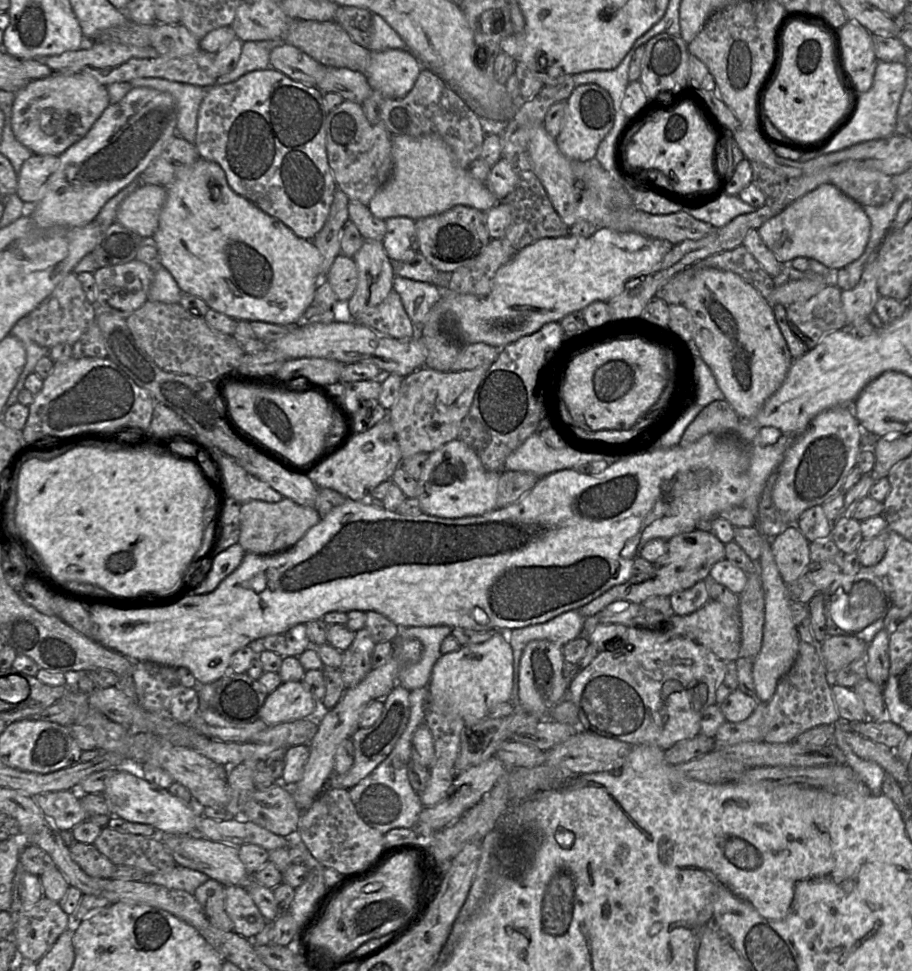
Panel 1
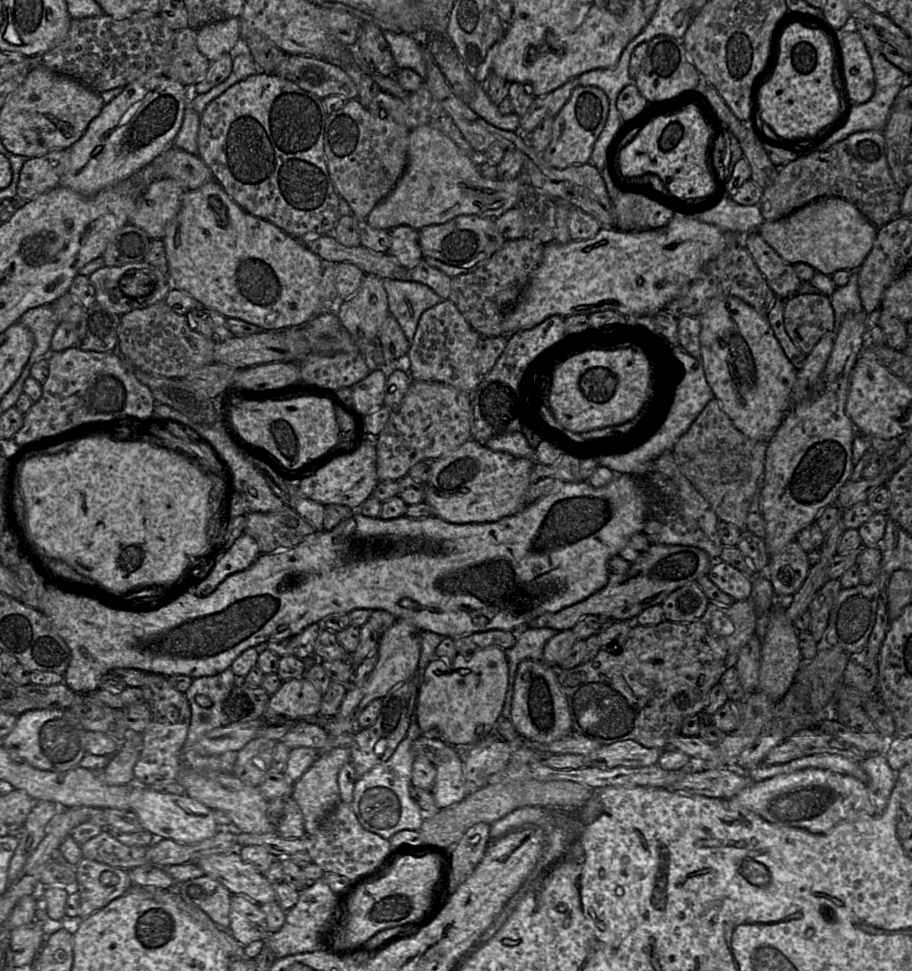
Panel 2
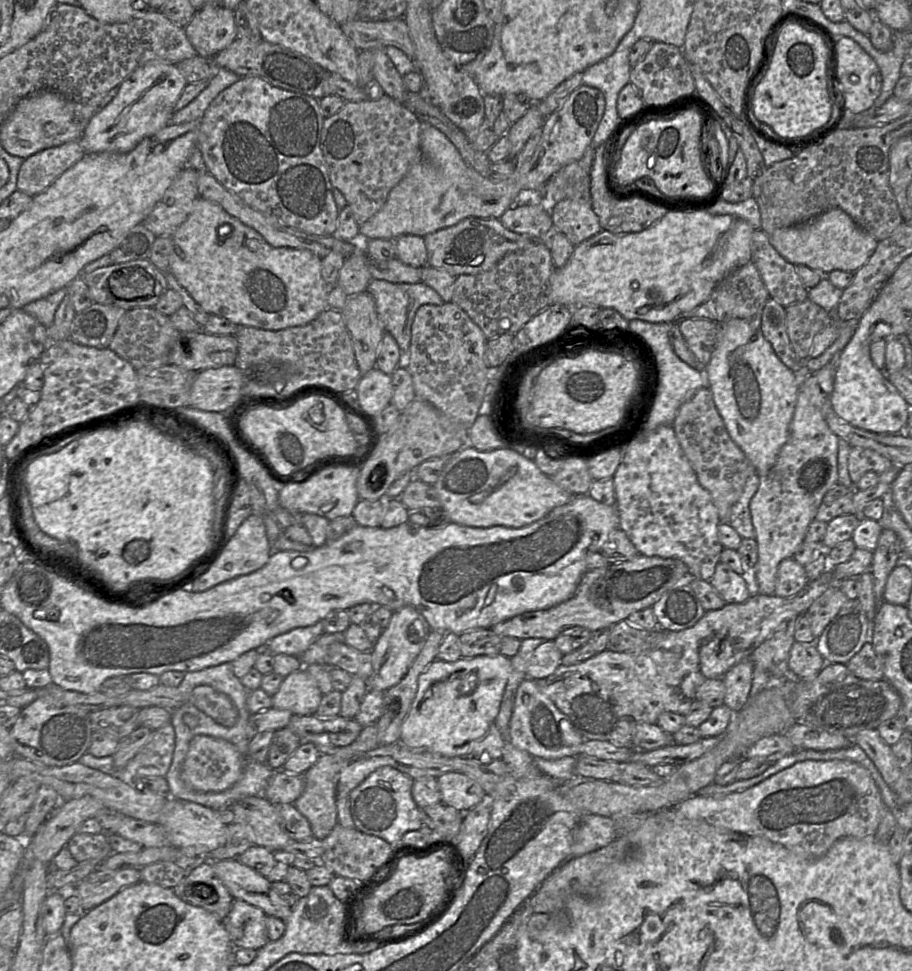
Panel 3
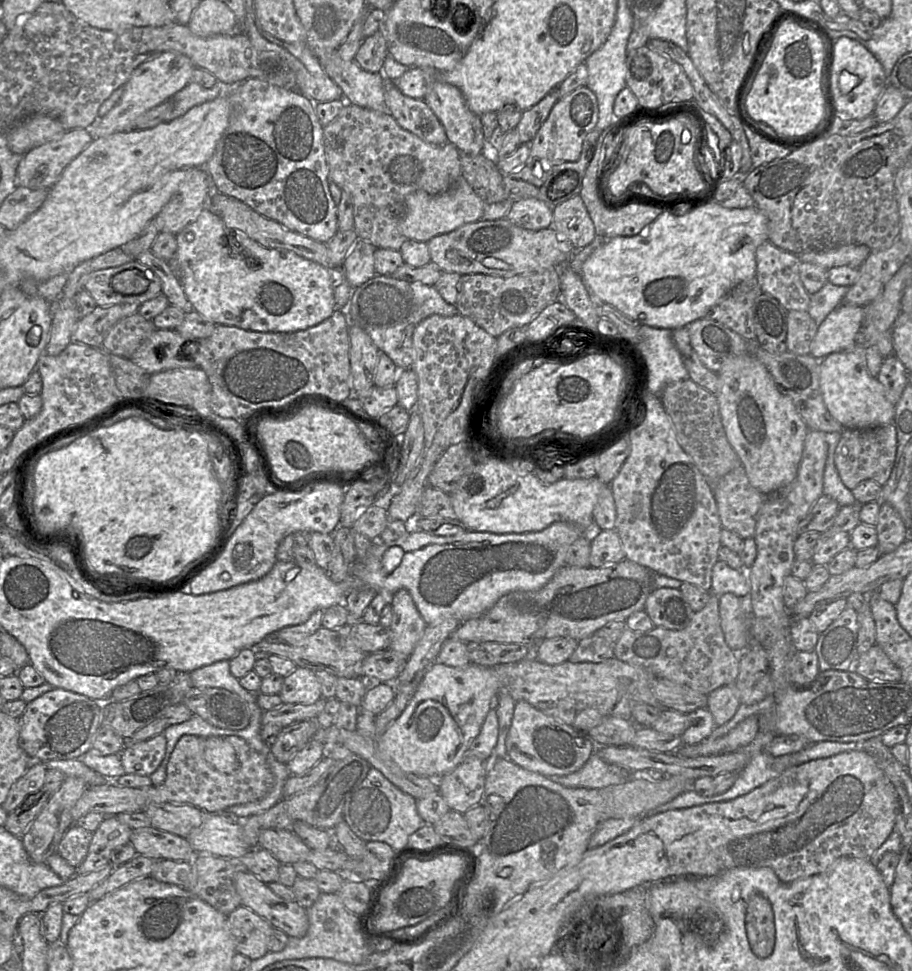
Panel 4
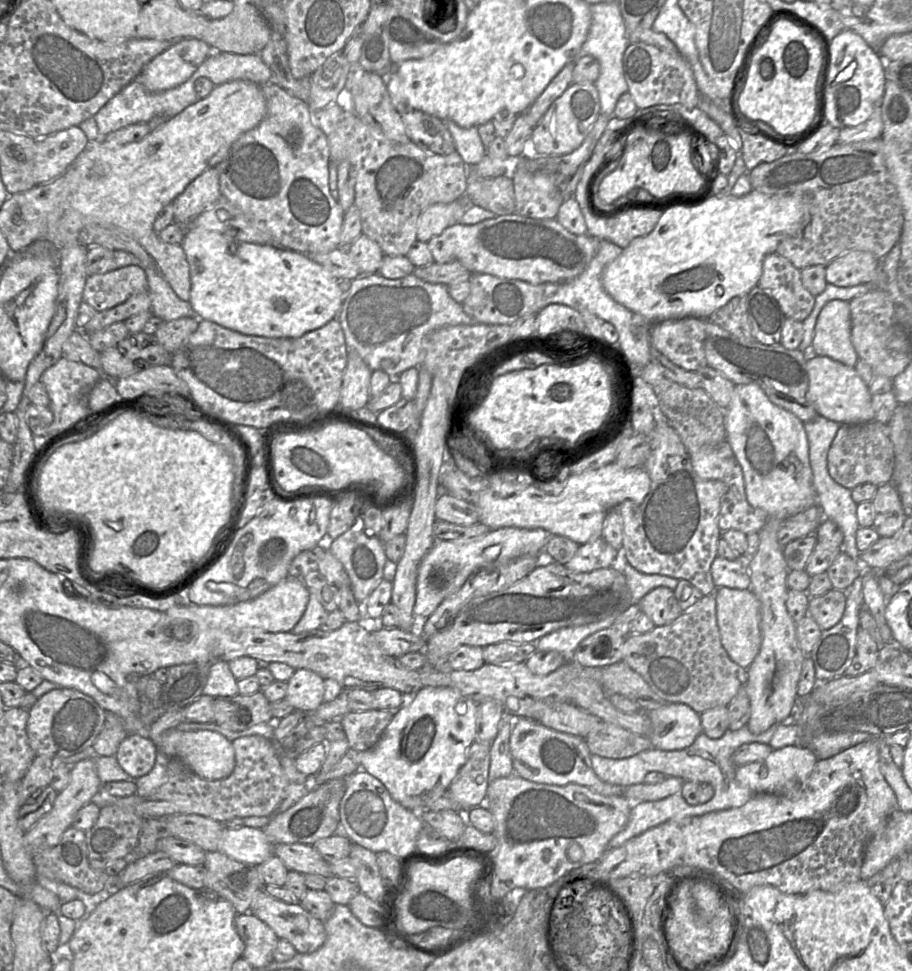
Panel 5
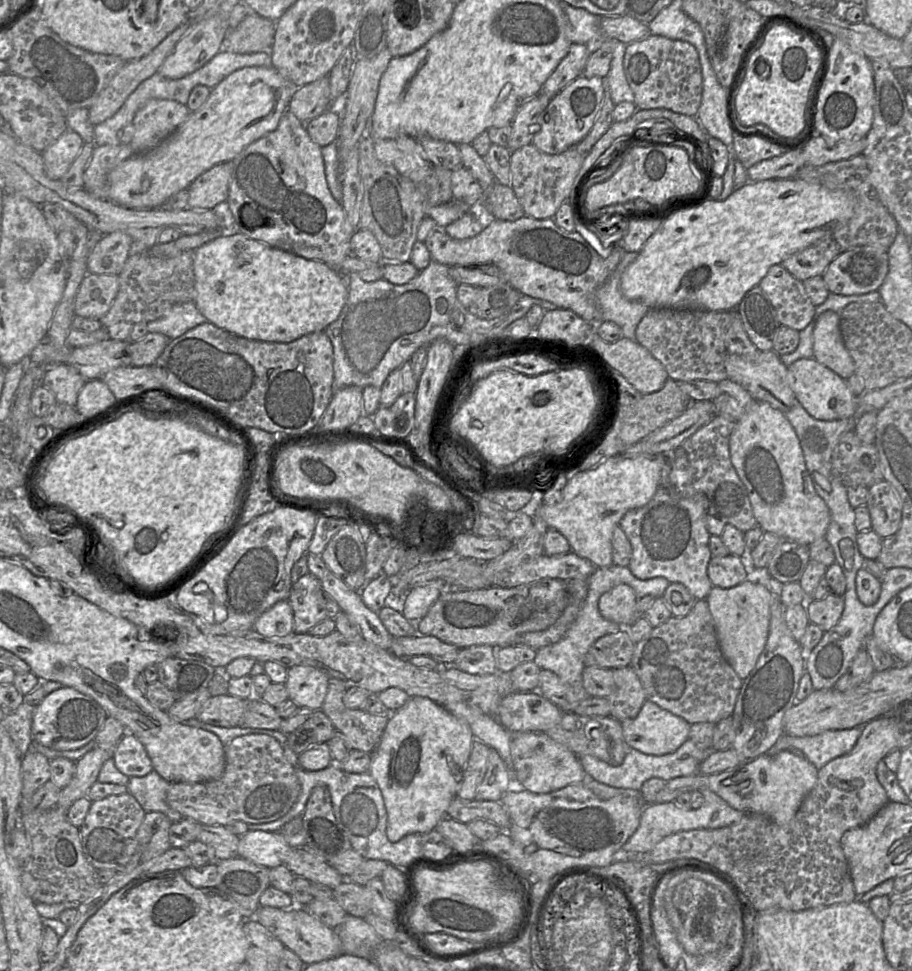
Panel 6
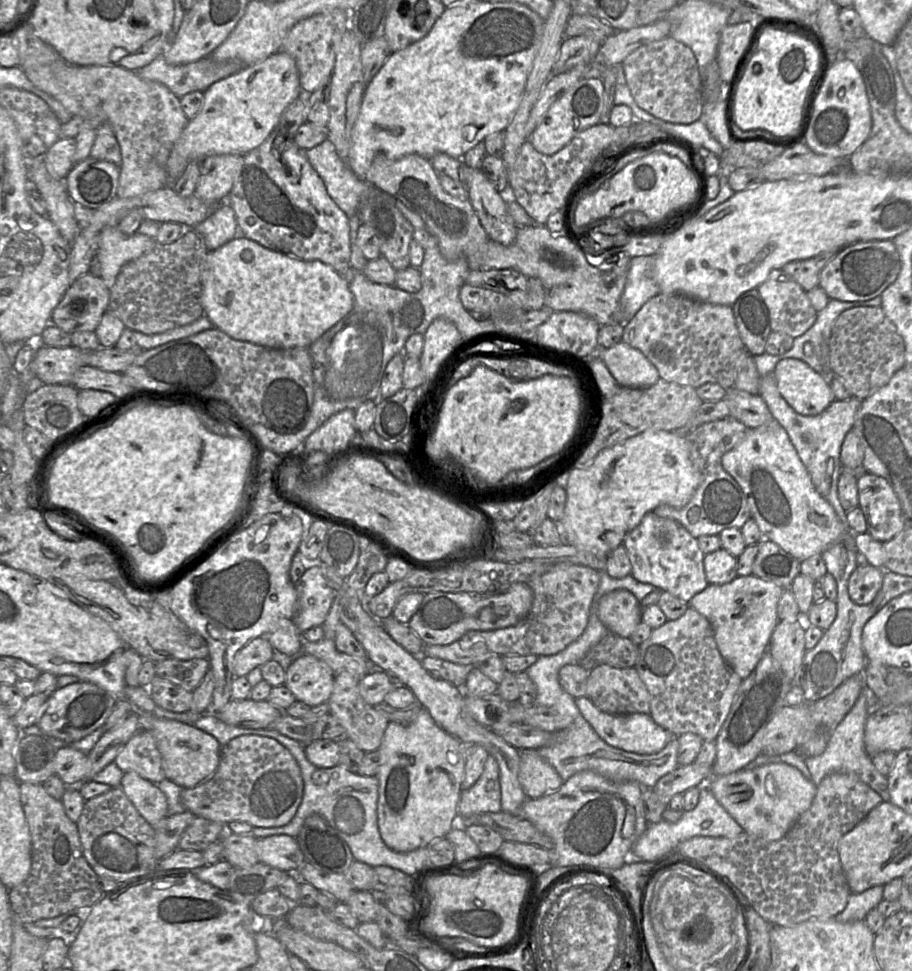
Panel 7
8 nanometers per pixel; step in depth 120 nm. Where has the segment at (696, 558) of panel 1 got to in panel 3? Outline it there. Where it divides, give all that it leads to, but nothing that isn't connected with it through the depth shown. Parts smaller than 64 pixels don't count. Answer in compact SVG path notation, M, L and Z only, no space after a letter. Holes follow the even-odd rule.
M638 554L630 560L586 571L576 592L570 599L548 609L516 615L494 625L491 629L498 635L515 637L519 640L527 638L554 640L563 630L571 626L580 626L595 632L601 628L612 627L620 621L627 620L632 613L651 607L666 591L690 583L692 580L694 578L690 577L687 565L679 559L661 558L658 556L649 557Z

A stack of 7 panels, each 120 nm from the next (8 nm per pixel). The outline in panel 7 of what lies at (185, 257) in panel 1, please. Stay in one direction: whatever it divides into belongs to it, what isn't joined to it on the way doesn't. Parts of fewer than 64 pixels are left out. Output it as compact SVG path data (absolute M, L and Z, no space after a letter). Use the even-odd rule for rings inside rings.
M235 237L209 251L201 270L201 304L204 315L235 340L268 348L309 347L346 317L353 308L353 295L341 275L319 260L302 260L268 249L244 237Z

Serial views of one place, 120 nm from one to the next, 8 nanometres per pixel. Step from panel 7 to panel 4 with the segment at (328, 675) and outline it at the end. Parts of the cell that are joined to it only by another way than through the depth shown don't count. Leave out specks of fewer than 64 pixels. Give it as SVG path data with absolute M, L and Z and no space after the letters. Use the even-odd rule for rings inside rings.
M298 666L284 677L278 695L285 704L311 705L322 698L321 683L313 670Z

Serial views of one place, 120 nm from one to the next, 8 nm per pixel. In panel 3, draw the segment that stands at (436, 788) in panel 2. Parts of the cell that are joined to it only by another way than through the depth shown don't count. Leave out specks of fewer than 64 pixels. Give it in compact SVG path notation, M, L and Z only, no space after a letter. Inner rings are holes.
M446 772L437 777L441 802L460 812L467 812L486 799L483 788L469 776Z

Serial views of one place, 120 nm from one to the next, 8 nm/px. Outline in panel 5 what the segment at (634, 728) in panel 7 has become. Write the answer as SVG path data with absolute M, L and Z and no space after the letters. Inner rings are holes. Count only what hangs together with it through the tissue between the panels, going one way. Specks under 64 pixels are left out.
M666 703L644 712L651 721L651 734L648 738L654 749L682 750L702 733L700 714L686 704Z

